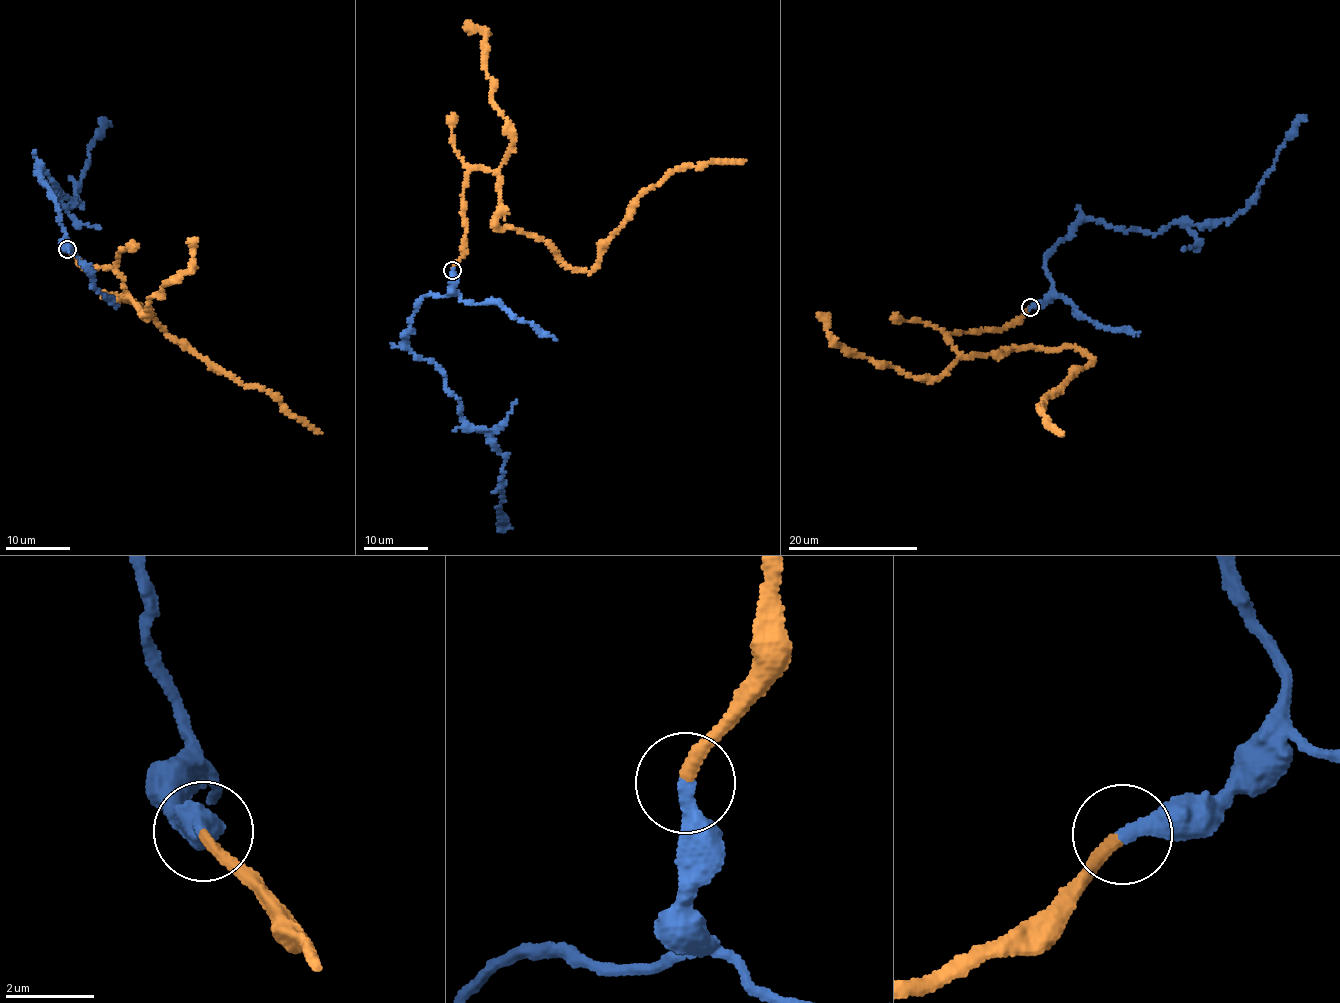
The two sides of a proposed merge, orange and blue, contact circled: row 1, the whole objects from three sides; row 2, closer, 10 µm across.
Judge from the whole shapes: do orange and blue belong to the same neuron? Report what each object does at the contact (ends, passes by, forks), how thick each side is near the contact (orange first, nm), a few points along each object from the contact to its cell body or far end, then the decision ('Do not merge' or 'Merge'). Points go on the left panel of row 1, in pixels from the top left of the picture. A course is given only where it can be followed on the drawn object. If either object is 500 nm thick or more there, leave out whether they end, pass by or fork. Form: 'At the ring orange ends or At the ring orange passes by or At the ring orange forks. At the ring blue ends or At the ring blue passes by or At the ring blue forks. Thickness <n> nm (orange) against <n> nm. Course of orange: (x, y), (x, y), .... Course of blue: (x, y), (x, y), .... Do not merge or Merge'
At the ring orange ends. At the ring blue ends. Thickness 260 nm (orange) against 320 nm. Course of orange: (67, 249), (84, 268), (119, 275), (126, 295), (106, 299), (139, 305), (165, 333), (268, 393), (320, 434). Course of blue: (67, 249), (39, 168), (55, 185), (52, 195), (57, 191), (80, 203), (89, 146), (106, 122), (111, 126). Merge

